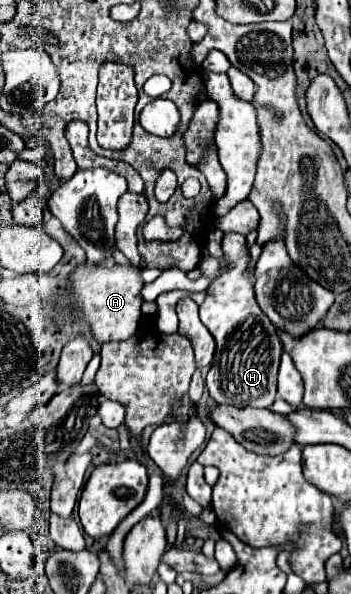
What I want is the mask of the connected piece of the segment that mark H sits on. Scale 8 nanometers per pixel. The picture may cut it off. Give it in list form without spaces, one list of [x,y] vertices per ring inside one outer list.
[[[236,232],[224,234],[222,250],[230,270],[220,272],[224,262],[216,258],[202,258],[200,262],[200,270],[206,276],[216,276],[208,288],[208,298],[200,304],[200,320],[216,340],[216,354],[206,374],[206,388],[216,404],[232,404],[236,408],[268,408],[276,398],[276,374],[282,344],[276,328],[256,304],[252,278],[244,276],[250,260],[250,254],[246,252],[246,236]]]

